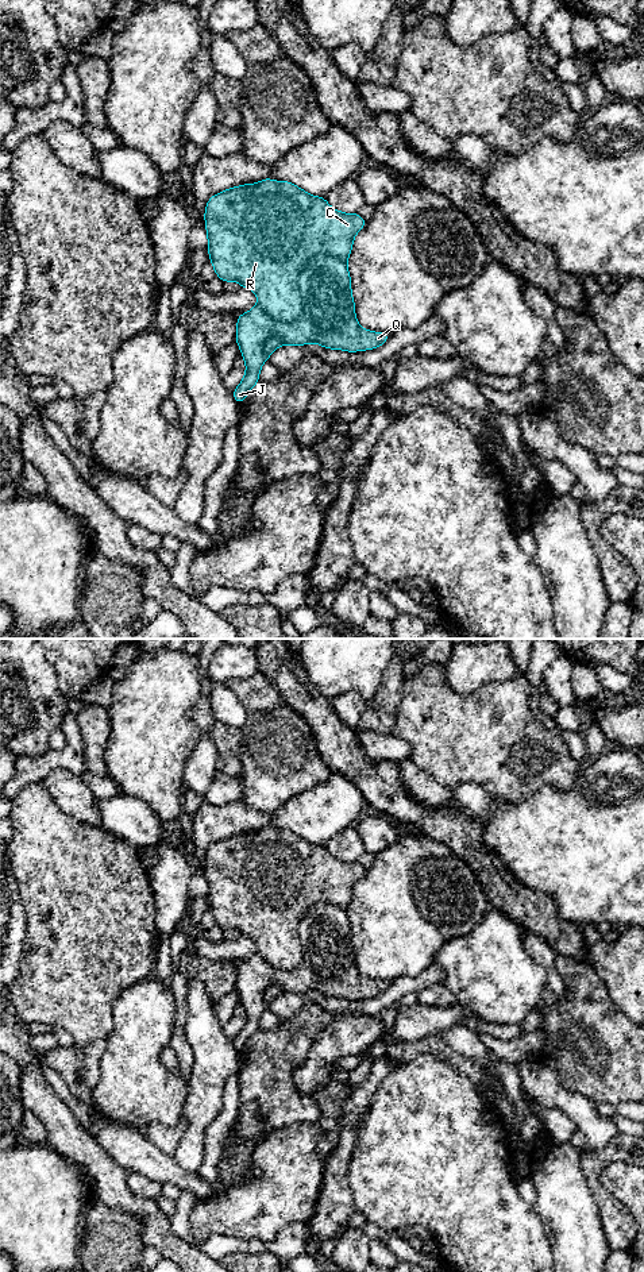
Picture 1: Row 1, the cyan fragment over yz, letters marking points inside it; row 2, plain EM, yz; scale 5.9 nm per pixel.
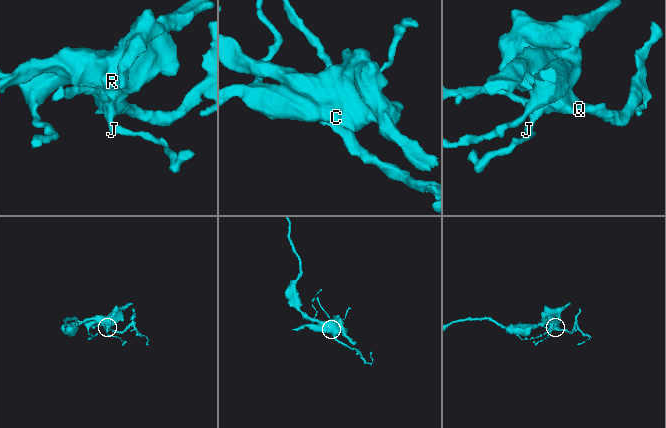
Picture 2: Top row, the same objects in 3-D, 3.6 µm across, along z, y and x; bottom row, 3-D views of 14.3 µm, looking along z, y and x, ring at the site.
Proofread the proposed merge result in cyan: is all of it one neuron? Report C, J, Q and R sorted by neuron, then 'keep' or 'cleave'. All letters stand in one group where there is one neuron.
C R / J Q | cleave

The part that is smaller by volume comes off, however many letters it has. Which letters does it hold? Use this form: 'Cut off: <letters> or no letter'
Cut off: J, Q

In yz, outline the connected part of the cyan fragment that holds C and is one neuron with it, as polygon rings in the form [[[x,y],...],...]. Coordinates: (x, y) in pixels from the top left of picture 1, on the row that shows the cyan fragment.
[[[263,178],[255,184],[228,188],[213,194],[205,207],[208,254],[223,282],[238,282],[258,298],[273,320],[292,323],[302,315],[298,273],[311,255],[350,258],[355,235],[366,226],[358,213],[332,208],[325,197],[312,196],[290,181]]]

